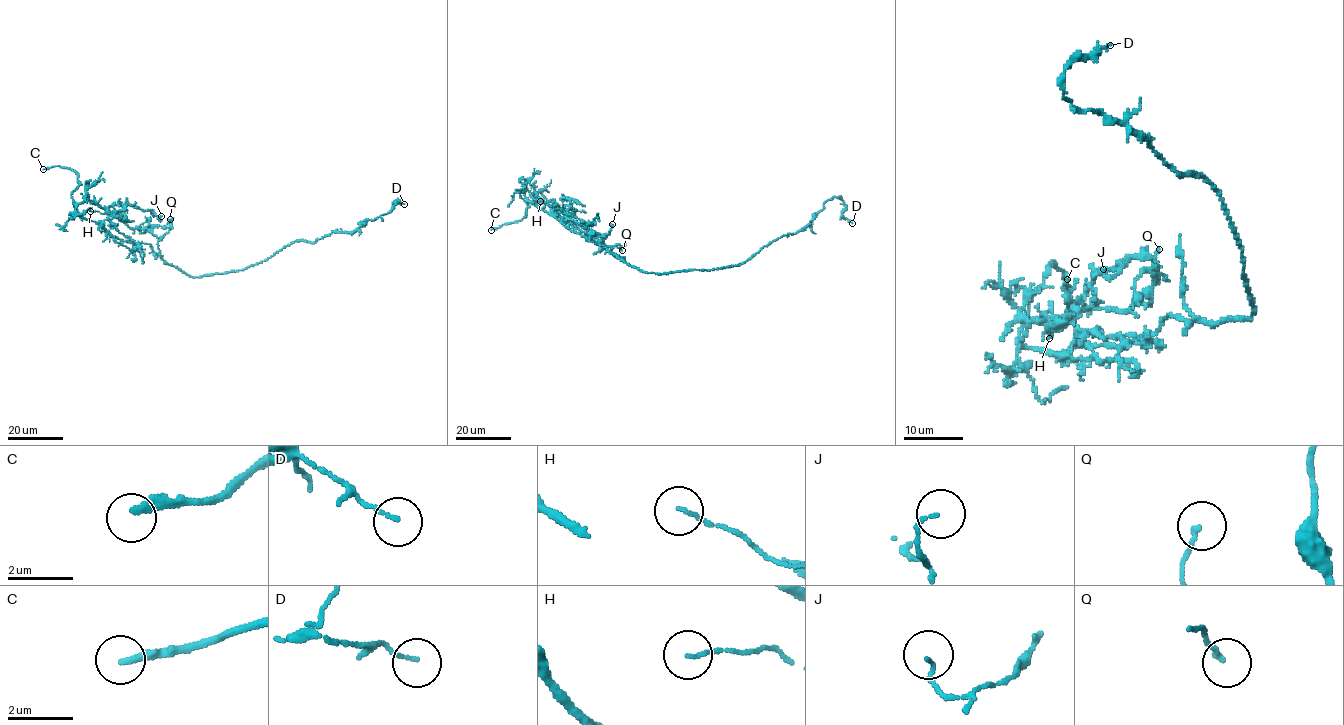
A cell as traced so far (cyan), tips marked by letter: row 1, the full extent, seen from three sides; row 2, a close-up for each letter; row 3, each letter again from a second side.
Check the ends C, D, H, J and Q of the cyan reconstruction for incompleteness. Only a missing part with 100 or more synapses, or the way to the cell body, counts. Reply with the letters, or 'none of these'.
C

